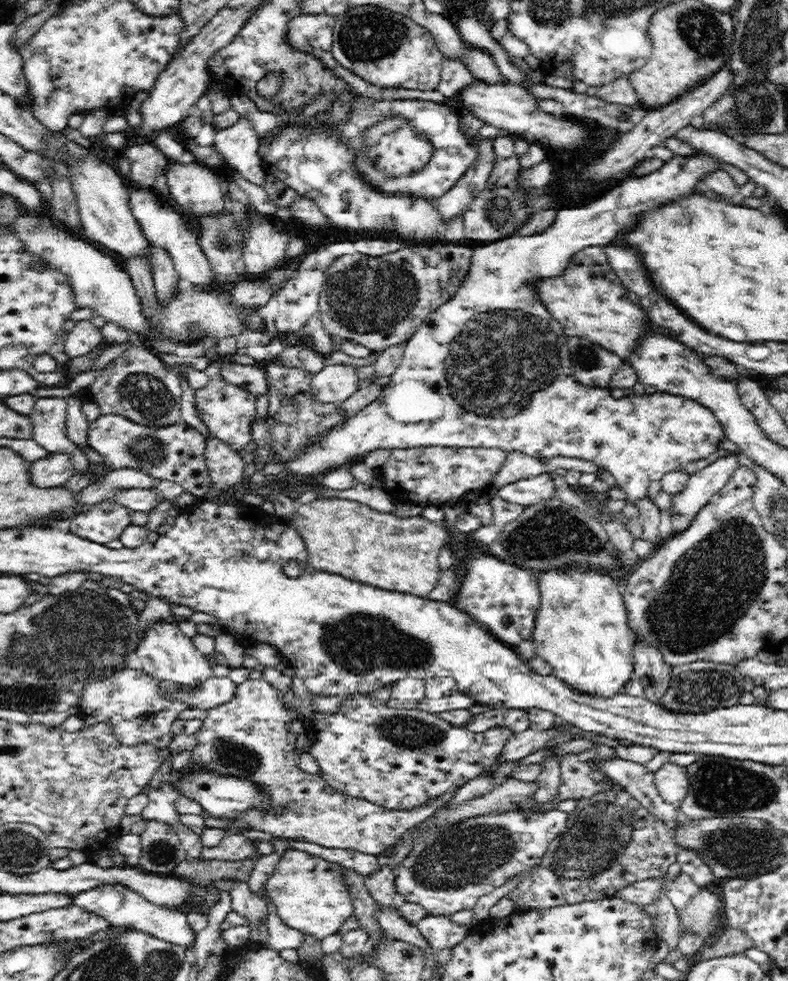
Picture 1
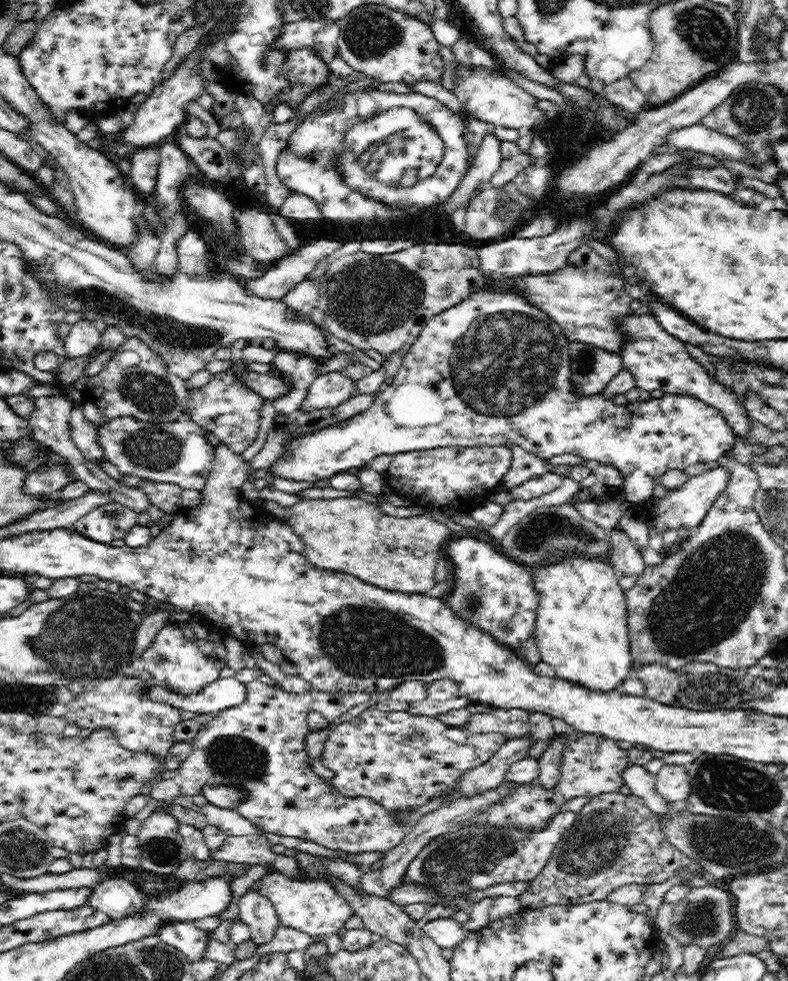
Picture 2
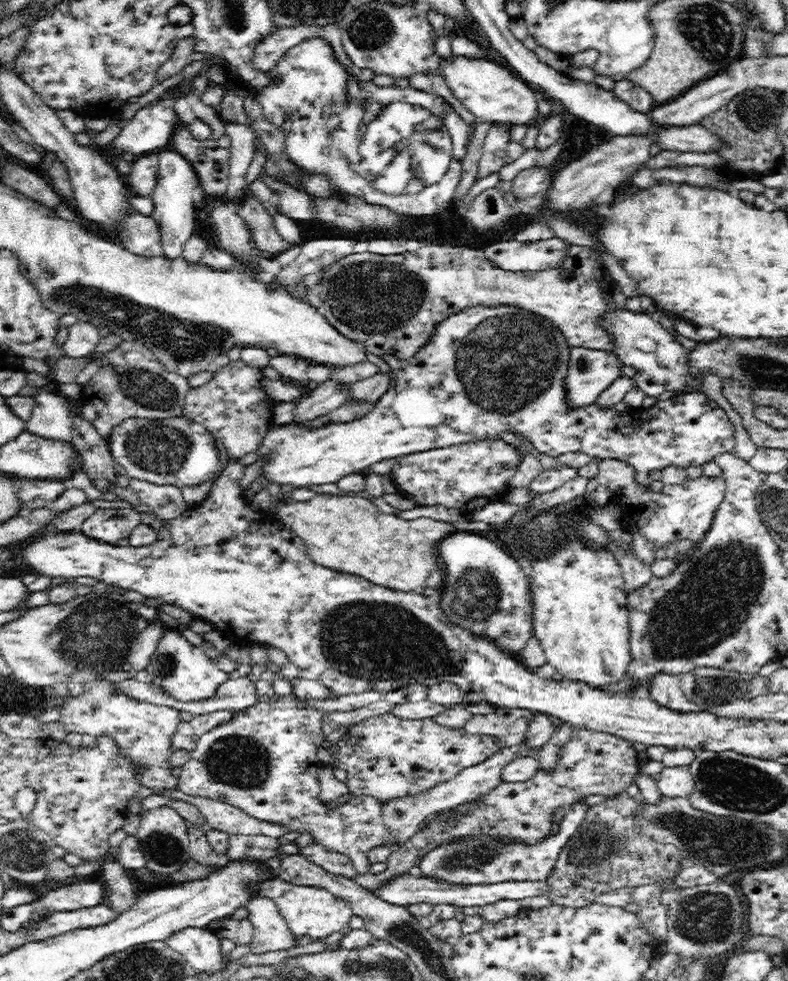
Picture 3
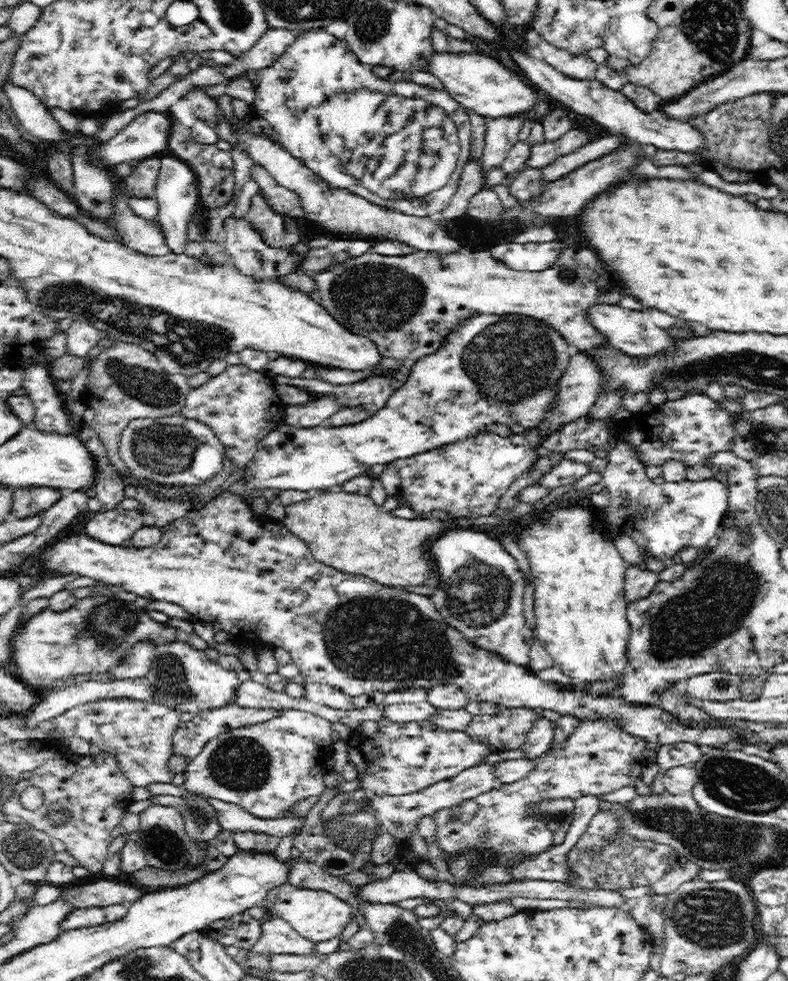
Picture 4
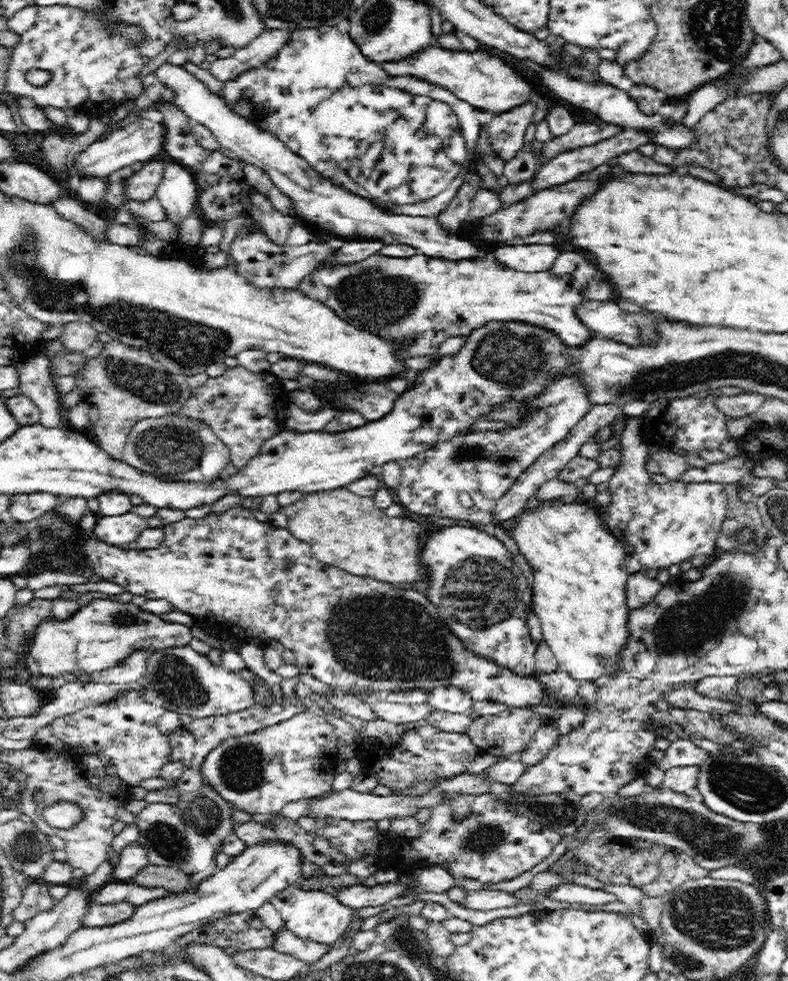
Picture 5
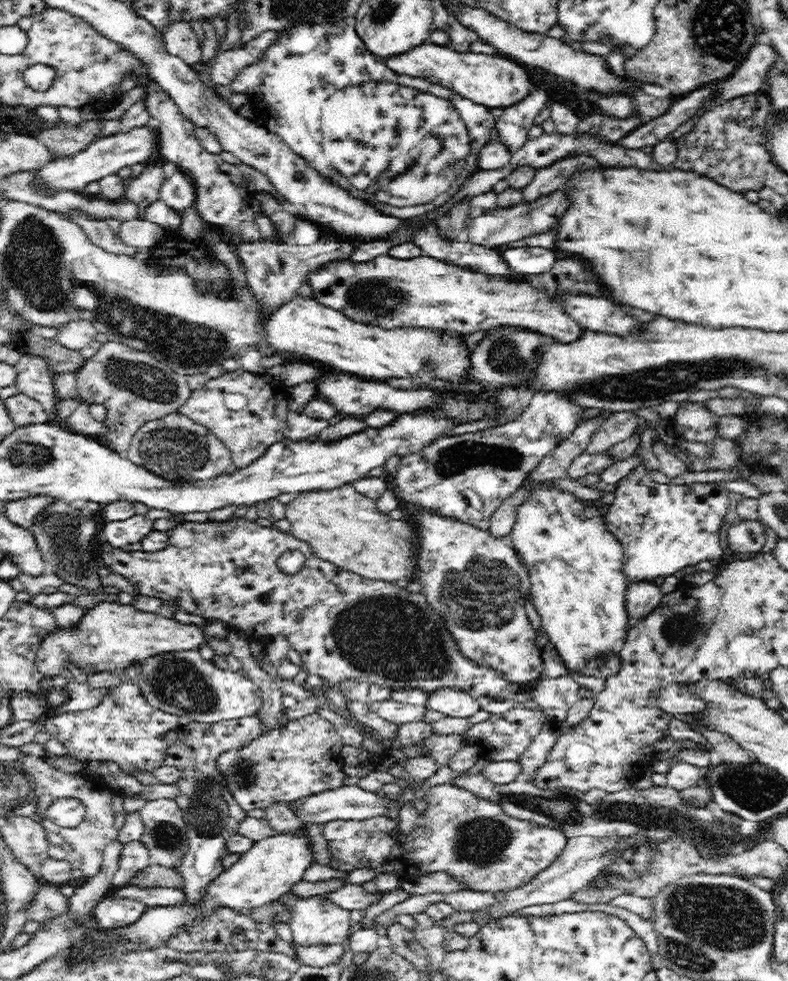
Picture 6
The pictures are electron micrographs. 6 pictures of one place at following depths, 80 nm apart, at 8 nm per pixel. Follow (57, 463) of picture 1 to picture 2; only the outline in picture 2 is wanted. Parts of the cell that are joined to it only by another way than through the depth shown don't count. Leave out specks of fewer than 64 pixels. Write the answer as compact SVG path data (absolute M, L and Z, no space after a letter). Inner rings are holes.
M50 464L47 467L40 467L28 476L24 484L24 492L32 496L46 496L50 492L56 492L64 488L71 481L68 466L64 464Z

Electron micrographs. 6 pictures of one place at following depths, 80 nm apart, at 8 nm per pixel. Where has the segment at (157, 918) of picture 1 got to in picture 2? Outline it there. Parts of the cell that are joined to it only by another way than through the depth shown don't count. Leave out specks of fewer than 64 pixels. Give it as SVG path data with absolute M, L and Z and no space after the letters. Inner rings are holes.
M108 871L108 878L101 880L87 898L87 904L106 912L112 921L126 917L130 913L140 912L148 896L137 889L137 886L126 880L116 871ZM192 921L168 923L160 927L158 936L165 942L180 950L187 961L204 961L206 952L206 931L197 928Z

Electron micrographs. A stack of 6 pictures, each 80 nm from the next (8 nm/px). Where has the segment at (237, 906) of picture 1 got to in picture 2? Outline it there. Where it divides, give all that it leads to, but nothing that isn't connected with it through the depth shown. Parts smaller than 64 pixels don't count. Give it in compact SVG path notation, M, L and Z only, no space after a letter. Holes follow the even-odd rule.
M258 890L247 891L237 900L239 920L245 922L251 930L251 939L256 946L269 943L274 938L275 930L282 925L274 905L269 898L262 896Z

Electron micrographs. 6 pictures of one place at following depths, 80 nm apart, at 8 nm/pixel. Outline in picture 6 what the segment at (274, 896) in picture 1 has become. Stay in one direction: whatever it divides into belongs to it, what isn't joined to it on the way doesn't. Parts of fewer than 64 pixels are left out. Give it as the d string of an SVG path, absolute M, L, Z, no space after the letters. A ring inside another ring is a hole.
M292 891L284 893L279 900L289 909L289 925L293 934L293 942L300 946L348 944L348 936L355 924L350 920L350 911L328 901L323 895L300 898Z

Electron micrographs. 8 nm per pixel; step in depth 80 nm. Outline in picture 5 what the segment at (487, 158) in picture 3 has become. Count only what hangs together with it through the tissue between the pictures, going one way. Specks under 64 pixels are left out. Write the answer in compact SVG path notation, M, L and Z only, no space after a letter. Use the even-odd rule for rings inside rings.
M534 103L517 105L516 108L497 114L487 125L489 144L497 156L510 160L519 150L526 148L526 127L533 122Z

